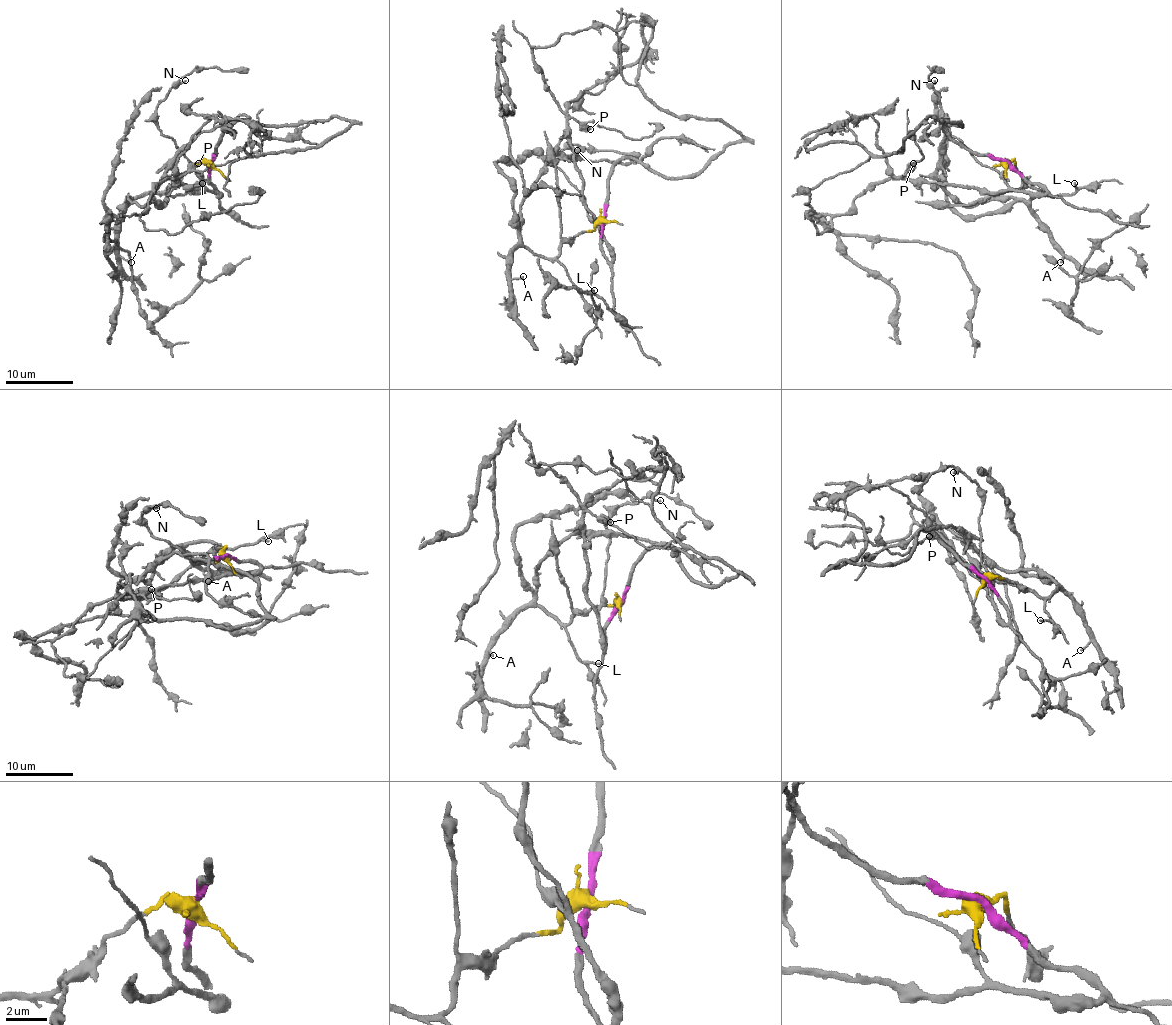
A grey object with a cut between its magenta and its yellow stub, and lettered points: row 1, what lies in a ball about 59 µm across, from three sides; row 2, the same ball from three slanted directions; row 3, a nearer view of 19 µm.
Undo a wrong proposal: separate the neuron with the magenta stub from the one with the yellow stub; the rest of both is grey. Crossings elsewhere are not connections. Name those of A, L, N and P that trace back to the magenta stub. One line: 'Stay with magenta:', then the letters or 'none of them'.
Stay with magenta: N, P

